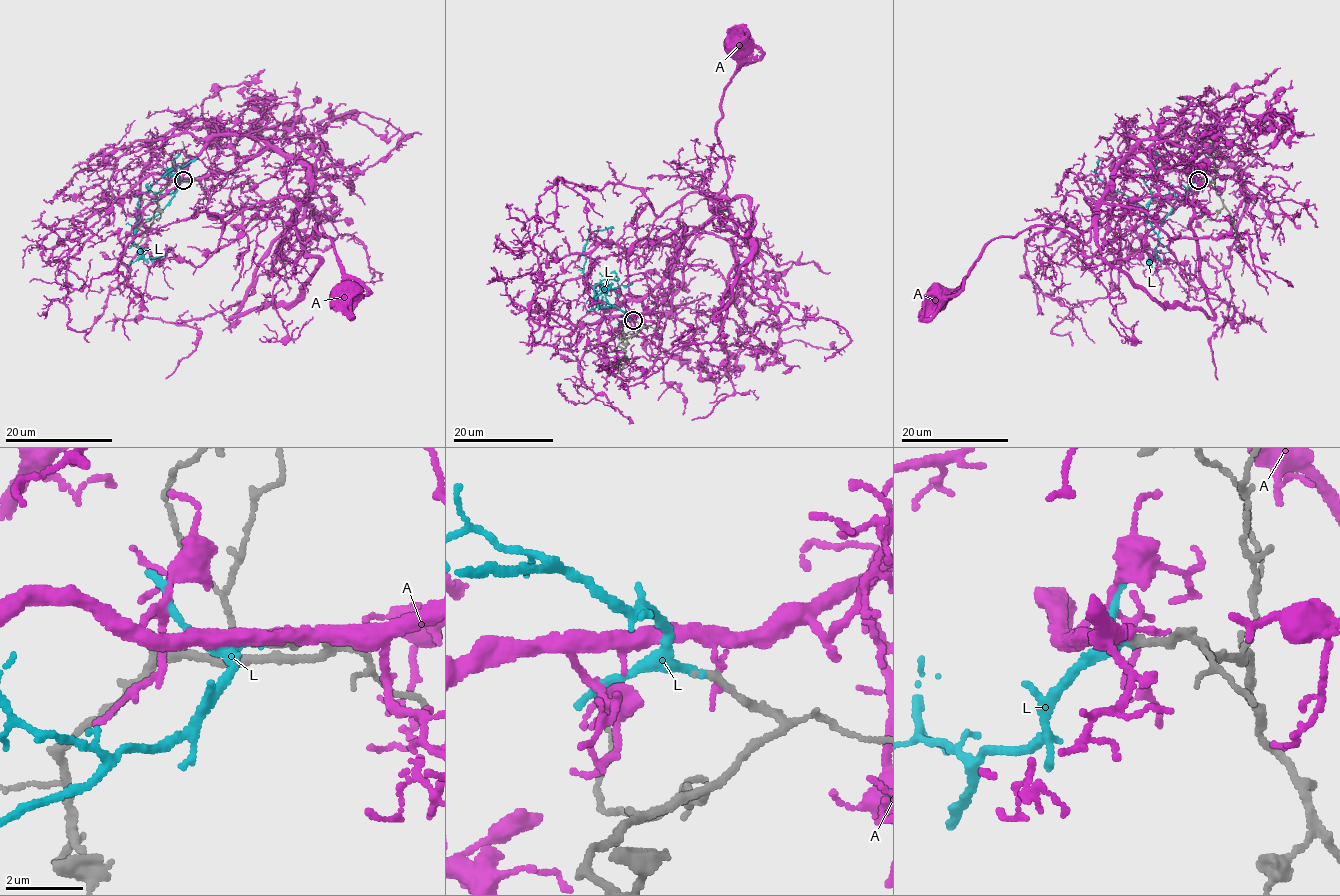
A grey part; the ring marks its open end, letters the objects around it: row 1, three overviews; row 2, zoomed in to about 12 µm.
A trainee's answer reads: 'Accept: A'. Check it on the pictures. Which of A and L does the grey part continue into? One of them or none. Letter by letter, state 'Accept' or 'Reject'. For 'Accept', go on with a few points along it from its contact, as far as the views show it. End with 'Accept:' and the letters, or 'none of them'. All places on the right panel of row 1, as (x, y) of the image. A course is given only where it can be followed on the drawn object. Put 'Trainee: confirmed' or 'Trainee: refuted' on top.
Trainee: refuted
A: Reject
L: Accept. Its course: (1198, 181), (1178, 197), (1157, 234), (1145, 209), (1123, 193), (1105, 186), (1096, 173), (1098, 159)
Accept: L

